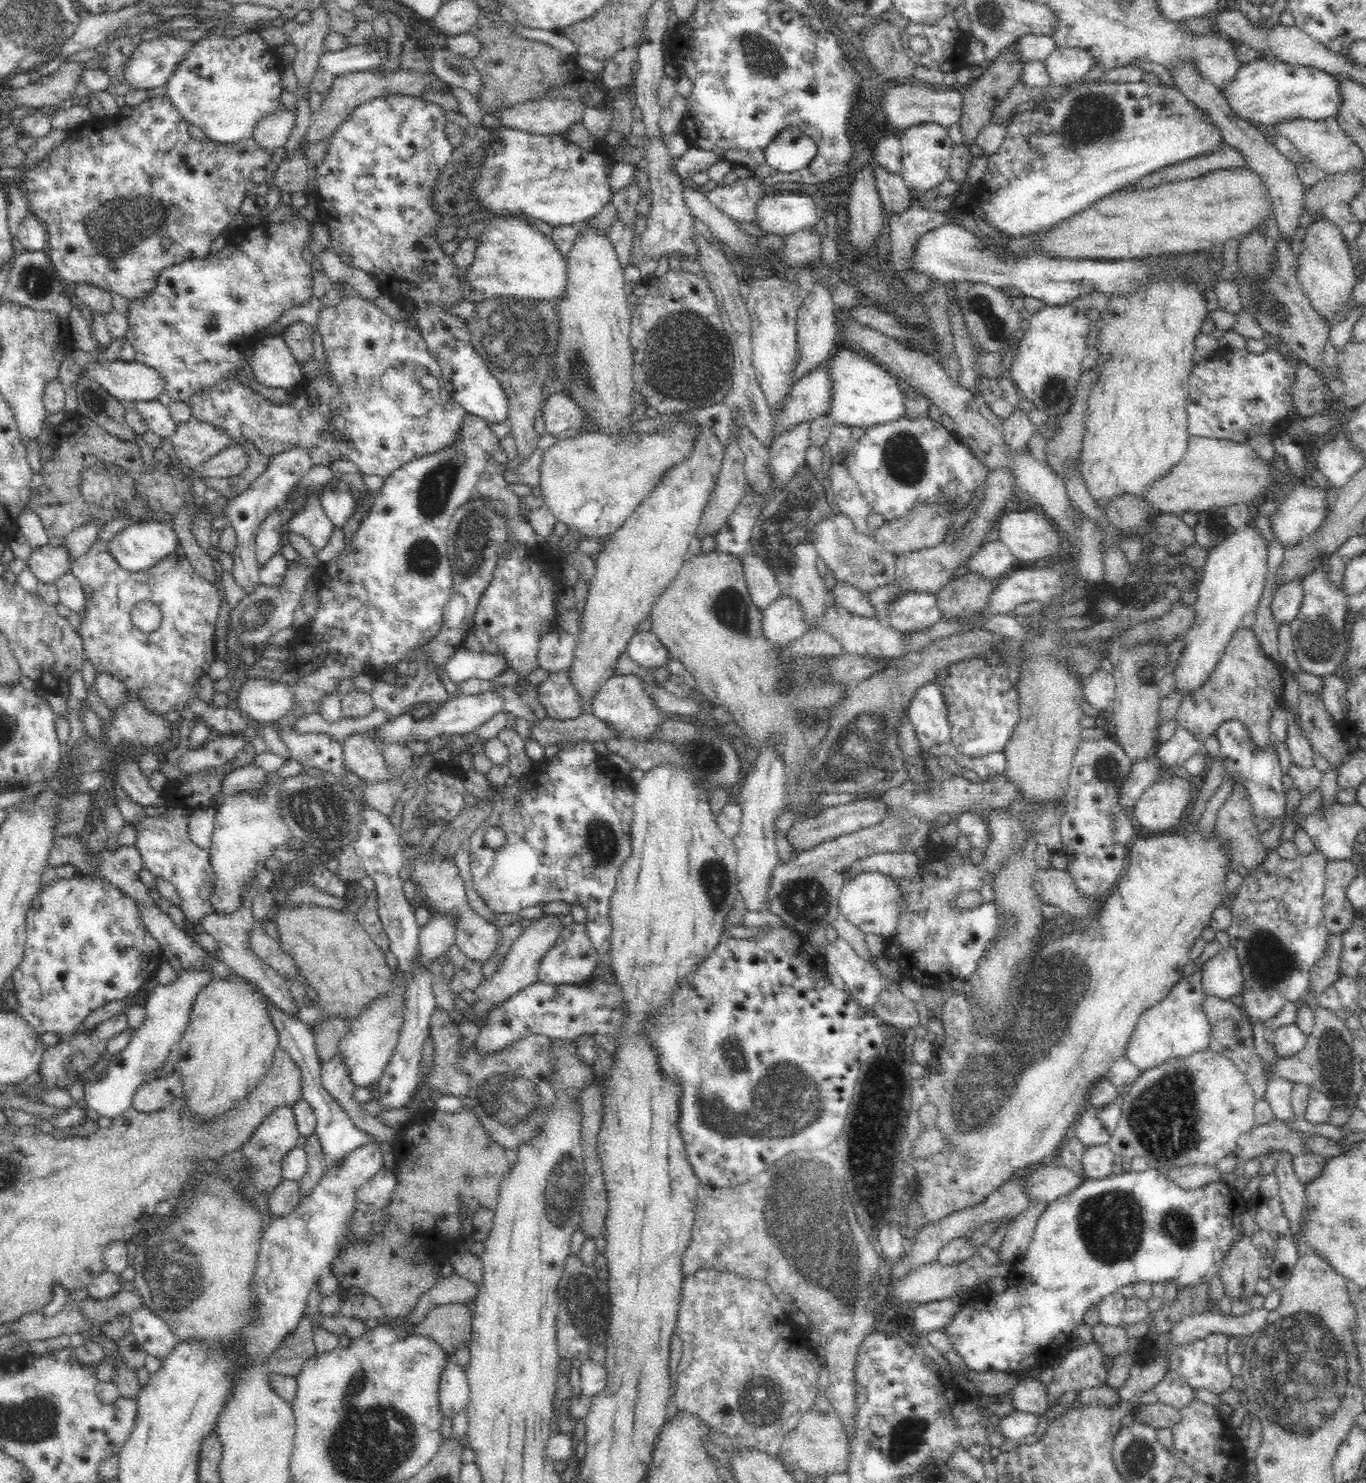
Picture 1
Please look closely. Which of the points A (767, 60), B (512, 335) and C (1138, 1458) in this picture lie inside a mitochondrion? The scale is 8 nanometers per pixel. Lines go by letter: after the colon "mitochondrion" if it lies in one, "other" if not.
A: mitochondrion
B: mitochondrion
C: mitochondrion

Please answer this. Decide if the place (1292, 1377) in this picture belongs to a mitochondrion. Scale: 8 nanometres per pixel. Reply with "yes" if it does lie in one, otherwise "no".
yes

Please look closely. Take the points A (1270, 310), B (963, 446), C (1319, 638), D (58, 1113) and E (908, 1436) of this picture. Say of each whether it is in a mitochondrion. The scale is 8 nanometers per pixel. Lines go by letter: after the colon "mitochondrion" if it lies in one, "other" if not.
A: mitochondrion
B: other
C: mitochondrion
D: other
E: mitochondrion

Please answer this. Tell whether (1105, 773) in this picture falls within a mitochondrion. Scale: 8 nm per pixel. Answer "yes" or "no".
yes

